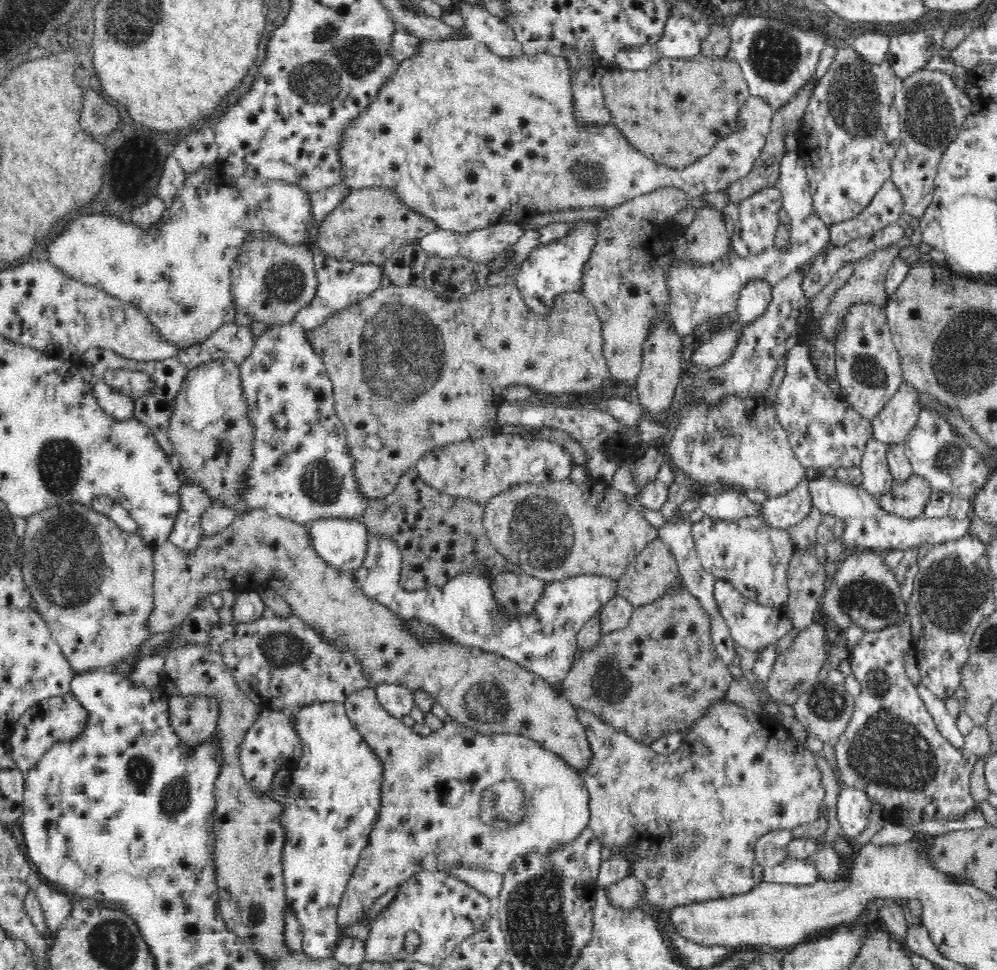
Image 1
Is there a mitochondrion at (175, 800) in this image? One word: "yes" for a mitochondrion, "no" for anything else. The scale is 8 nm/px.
yes

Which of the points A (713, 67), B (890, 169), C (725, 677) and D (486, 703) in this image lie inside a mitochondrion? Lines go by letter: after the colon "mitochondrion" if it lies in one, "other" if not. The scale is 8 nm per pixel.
A: other
B: other
C: other
D: mitochondrion

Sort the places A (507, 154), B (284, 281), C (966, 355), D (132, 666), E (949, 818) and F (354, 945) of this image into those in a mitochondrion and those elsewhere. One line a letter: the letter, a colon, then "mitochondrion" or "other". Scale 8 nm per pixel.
A: other
B: mitochondrion
C: mitochondrion
D: other
E: other
F: other

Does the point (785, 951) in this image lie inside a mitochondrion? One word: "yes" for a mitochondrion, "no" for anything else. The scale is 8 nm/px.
no

